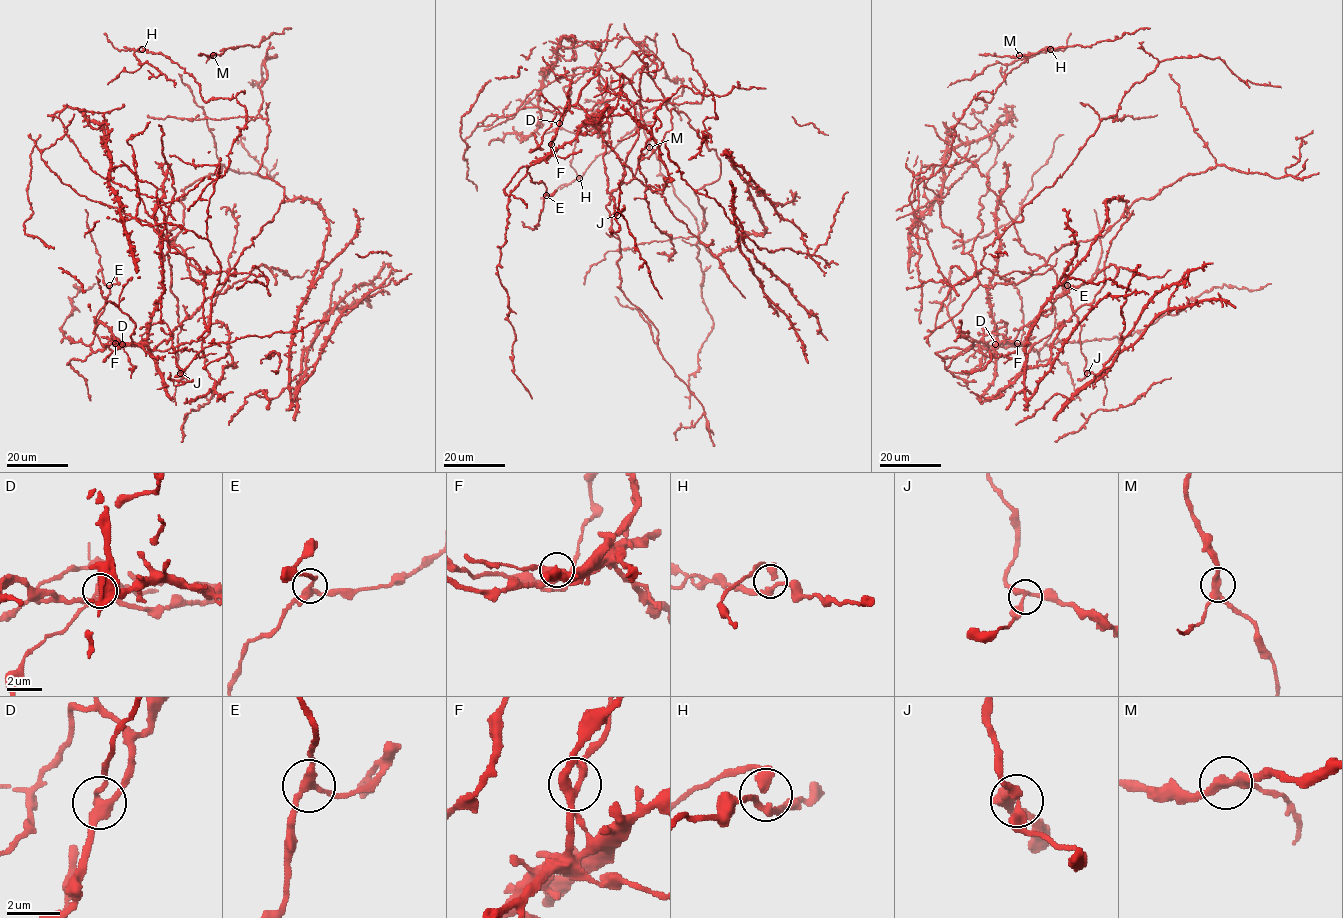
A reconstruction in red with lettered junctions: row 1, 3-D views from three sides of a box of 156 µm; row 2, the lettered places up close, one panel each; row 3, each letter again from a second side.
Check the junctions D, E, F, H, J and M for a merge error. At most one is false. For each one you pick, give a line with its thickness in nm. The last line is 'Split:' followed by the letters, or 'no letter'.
D: 320 nm
Split: D

